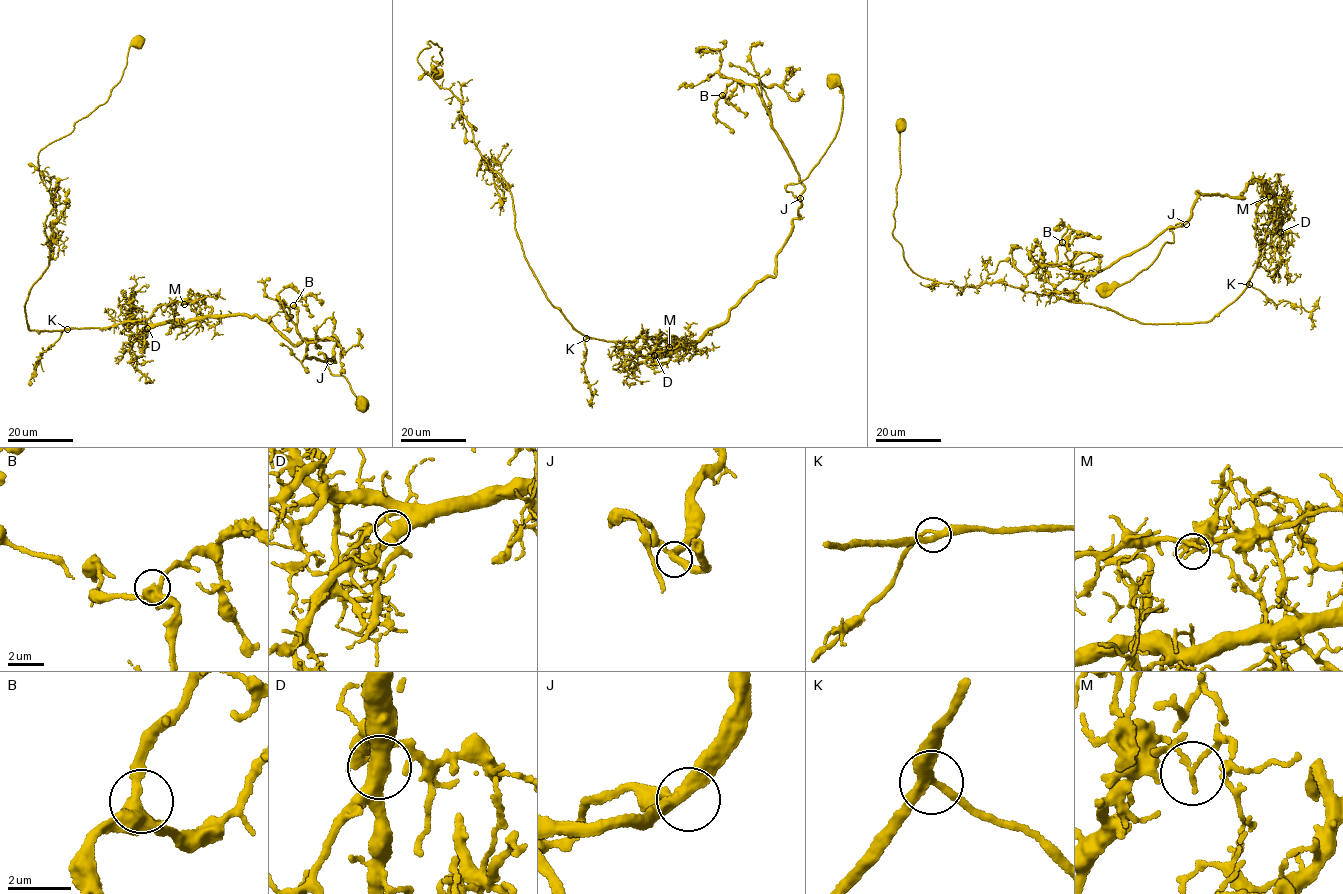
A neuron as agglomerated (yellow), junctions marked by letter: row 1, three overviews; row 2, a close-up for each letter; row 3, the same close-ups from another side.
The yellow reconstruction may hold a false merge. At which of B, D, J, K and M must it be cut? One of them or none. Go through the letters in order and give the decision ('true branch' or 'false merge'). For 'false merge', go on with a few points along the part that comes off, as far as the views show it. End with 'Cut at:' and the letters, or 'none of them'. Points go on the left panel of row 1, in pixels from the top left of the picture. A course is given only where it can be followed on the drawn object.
B: true branch
D: true branch
J: true branch
K: true branch
M: false merge; course (184, 304), (105, 328), (27, 322), (54, 206), (38, 154), (107, 100), (143, 37)
Cut at: M

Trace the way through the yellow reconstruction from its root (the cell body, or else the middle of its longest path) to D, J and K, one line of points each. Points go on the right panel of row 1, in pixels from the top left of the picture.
D: (1100, 287), (1127, 283), (1173, 242), (1169, 227), (1190, 218), (1197, 192), (1243, 199), (1263, 181), (1280, 232)
J: (1100, 287), (1127, 283), (1151, 263), (1162, 245), (1173, 242), (1169, 227), (1181, 222), (1186, 224)
K: (1100, 287), (1173, 242), (1197, 192), (1243, 199), (1263, 181), (1280, 225), (1249, 284)

